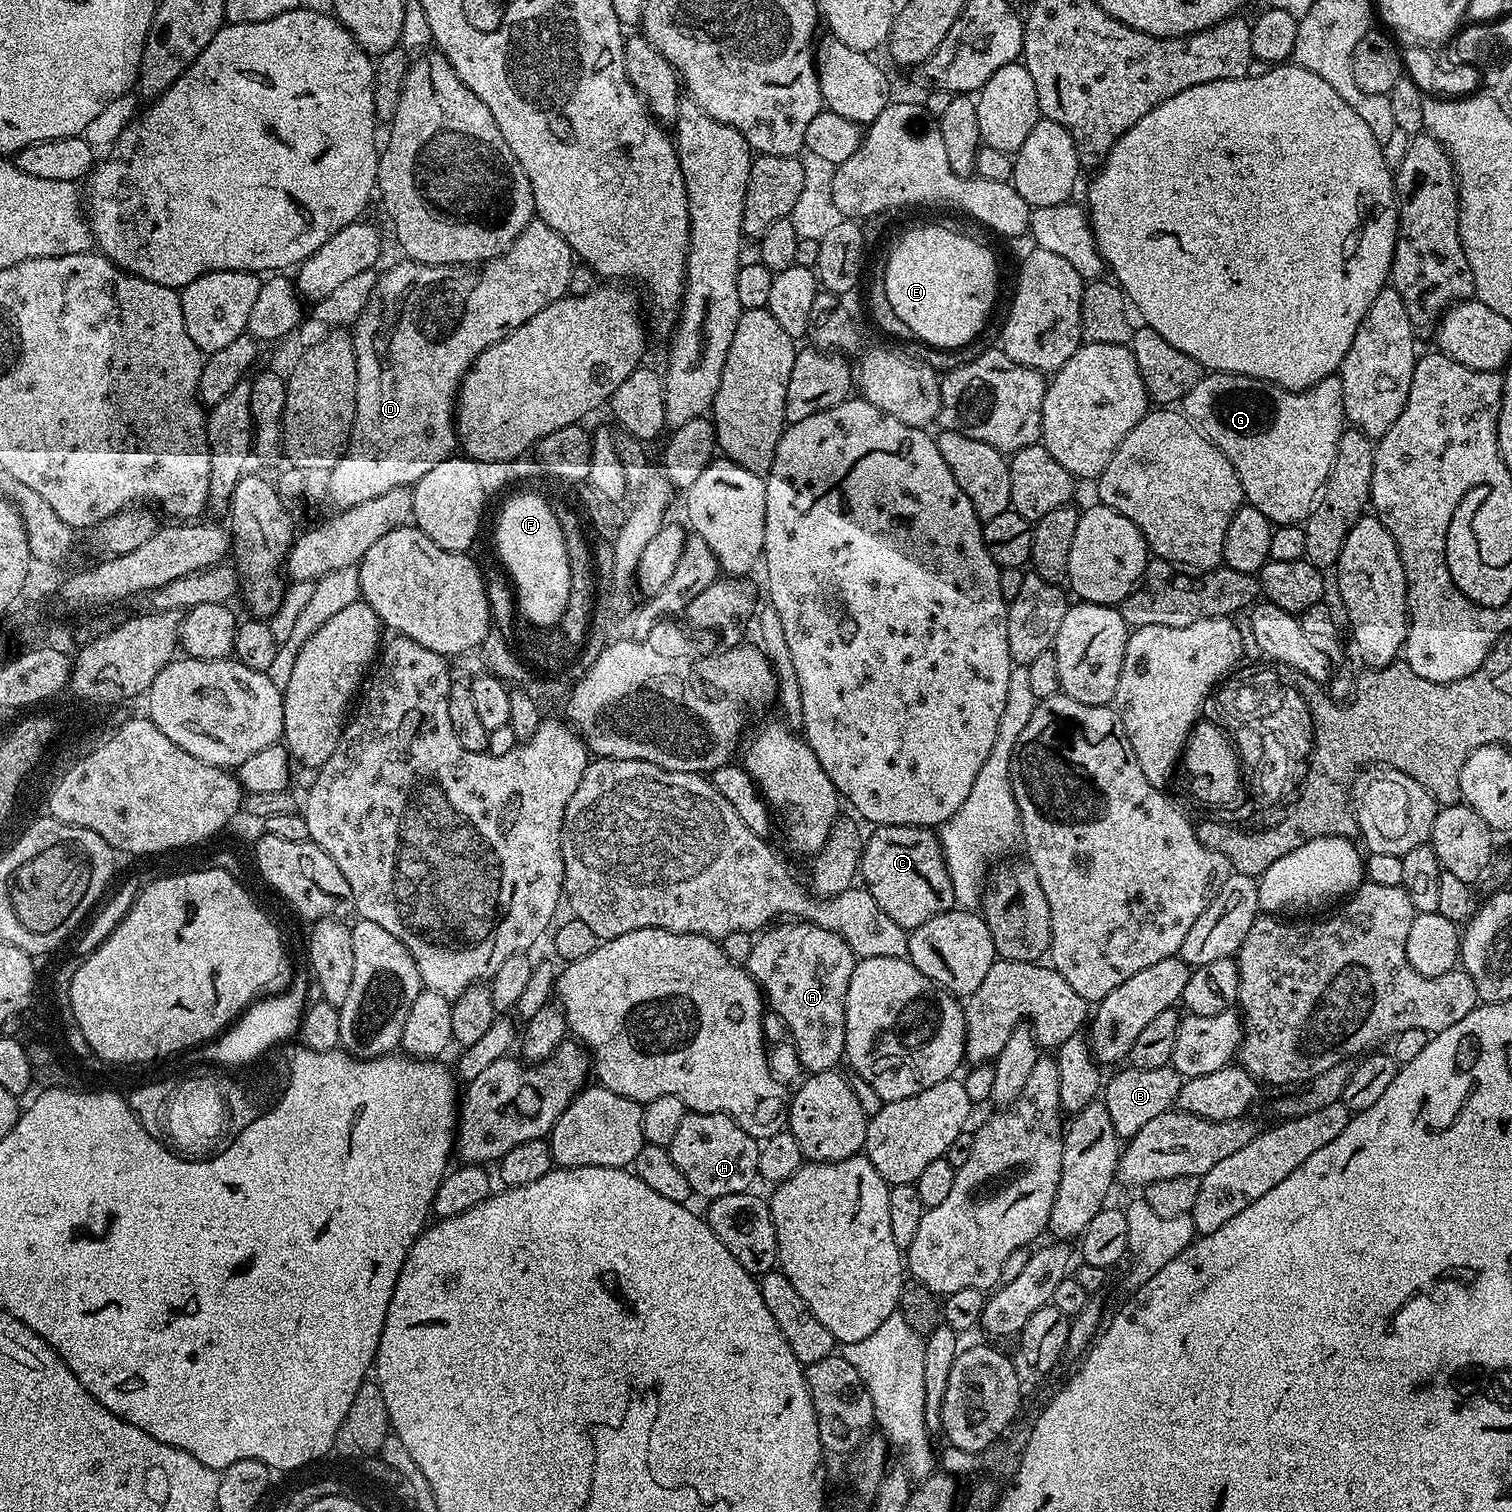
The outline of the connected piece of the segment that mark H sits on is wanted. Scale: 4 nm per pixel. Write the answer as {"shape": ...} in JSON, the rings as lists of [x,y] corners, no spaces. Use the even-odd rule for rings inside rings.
{"shape":[[[685,1111],[682,1122],[674,1134],[674,1142],[667,1146],[674,1166],[682,1170],[697,1197],[708,1196],[709,1201],[726,1194],[747,1192],[758,1176],[760,1144],[742,1126],[738,1126],[722,1112]]]}

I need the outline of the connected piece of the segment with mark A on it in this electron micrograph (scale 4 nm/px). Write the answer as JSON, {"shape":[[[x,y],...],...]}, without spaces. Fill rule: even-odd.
{"shape":[[[788,922],[777,923],[761,931],[758,938],[753,939],[746,967],[763,992],[771,1015],[773,1012],[788,1027],[792,1044],[796,1047],[796,1056],[805,1068],[805,1073],[831,1072],[837,1067],[839,1060],[845,1059],[846,994],[850,990],[850,974],[854,974],[858,957],[852,953],[850,946],[846,946],[841,936],[834,934],[834,930],[826,930],[807,922],[784,923]]]}

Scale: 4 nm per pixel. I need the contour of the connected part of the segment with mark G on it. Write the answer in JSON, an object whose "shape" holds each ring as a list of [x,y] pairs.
{"shape":[[[1208,372],[1201,375],[1198,386],[1194,386],[1194,390],[1190,390],[1190,394],[1184,396],[1182,411],[1184,417],[1211,444],[1218,446],[1218,450],[1222,450],[1222,454],[1226,454],[1226,458],[1234,466],[1234,470],[1238,474],[1238,482],[1242,482],[1242,490],[1247,503],[1252,504],[1258,510],[1262,510],[1262,514],[1266,514],[1266,518],[1276,526],[1281,524],[1303,525],[1307,521],[1309,514],[1316,509],[1316,501],[1319,500],[1320,493],[1324,491],[1324,483],[1328,481],[1328,475],[1338,450],[1340,436],[1346,431],[1346,417],[1344,414],[1344,403],[1342,402],[1342,382],[1339,375],[1327,376],[1314,386],[1303,388],[1300,392],[1291,392],[1288,388],[1279,388],[1277,384],[1268,384],[1265,380],[1256,380],[1252,376],[1239,376],[1233,372]]]}

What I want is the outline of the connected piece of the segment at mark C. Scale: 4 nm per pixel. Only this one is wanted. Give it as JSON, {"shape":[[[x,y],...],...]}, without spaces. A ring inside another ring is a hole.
{"shape":[[[885,824],[871,831],[863,841],[859,875],[862,880],[864,876],[863,883],[874,902],[905,930],[922,926],[922,922],[930,922],[930,918],[943,912],[951,912],[956,904],[954,886],[946,870],[939,835],[931,828]]]}

